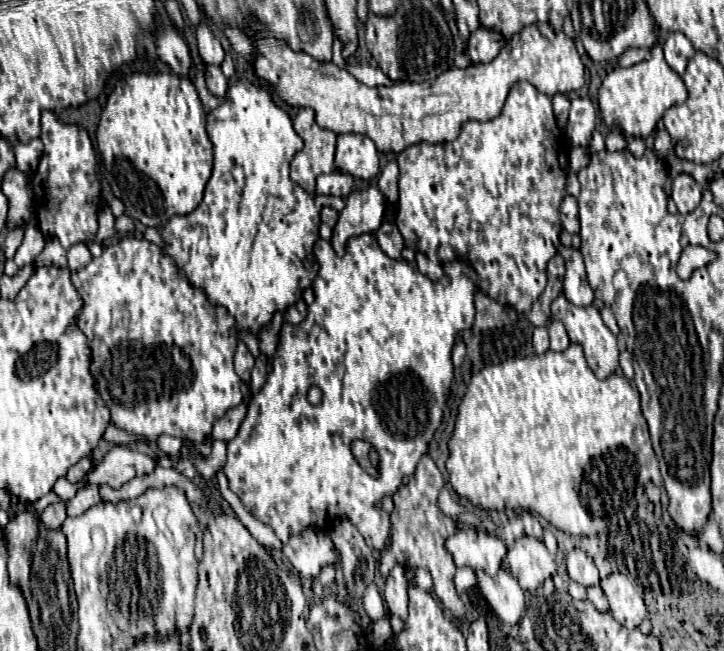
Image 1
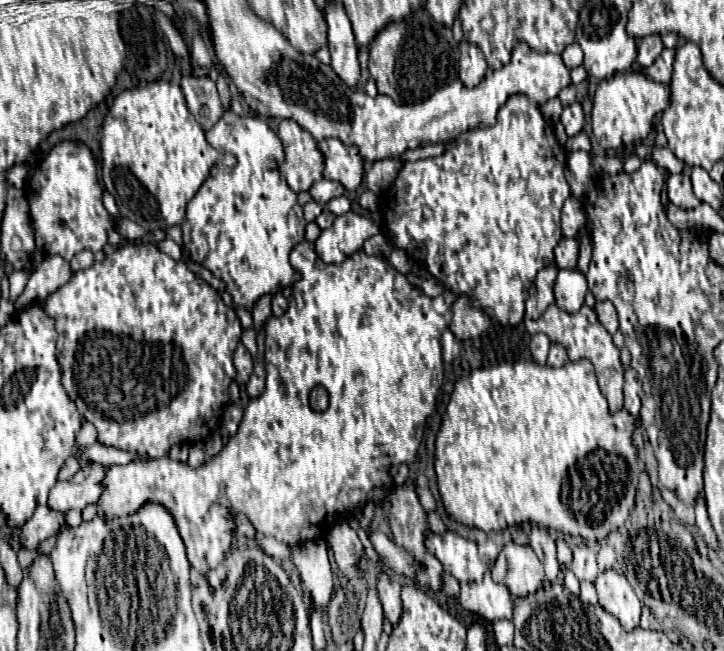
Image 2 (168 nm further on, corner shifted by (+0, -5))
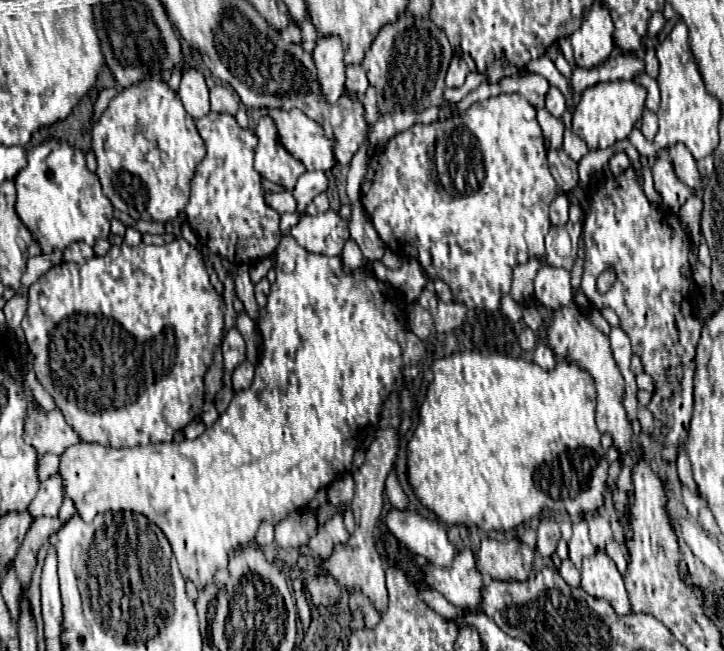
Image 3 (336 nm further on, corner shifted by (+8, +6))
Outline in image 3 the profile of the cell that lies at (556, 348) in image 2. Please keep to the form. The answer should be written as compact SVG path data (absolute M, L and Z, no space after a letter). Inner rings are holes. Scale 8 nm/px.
M538 344L534 350L534 362L542 368L542 370L552 370L554 368L554 356L552 350L546 344Z

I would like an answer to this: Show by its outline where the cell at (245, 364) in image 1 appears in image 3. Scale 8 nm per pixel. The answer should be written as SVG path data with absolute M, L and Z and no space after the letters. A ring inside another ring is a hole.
M232 328L224 342L222 342L222 354L224 354L224 368L228 372L232 372L240 362L246 360L246 346L244 346L244 338L240 336L240 332L236 328Z

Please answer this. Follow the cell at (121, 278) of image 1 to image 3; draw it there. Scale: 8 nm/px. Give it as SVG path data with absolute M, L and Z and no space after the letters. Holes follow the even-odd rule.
M176 238L164 246L138 244L130 248L126 244L116 244L110 248L106 256L94 256L92 260L86 260L80 266L72 262L62 262L50 268L46 274L42 274L28 288L28 308L22 320L22 330L26 336L28 348L34 354L34 372L36 372L38 382L54 398L66 422L78 432L78 436L84 442L98 442L98 444L112 446L112 448L138 446L138 444L150 444L150 442L172 442L178 430L182 430L186 424L190 424L194 418L202 414L204 374L208 366L212 364L214 348L224 338L224 302L222 302L222 296L210 284L200 250L188 244L184 238Z

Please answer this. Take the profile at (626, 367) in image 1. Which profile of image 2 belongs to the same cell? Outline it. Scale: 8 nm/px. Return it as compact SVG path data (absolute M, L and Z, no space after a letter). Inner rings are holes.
M628 367L624 371L624 407L636 417L638 411L641 409L641 399L640 399L640 383L638 383L638 377L636 377L636 371L632 367Z

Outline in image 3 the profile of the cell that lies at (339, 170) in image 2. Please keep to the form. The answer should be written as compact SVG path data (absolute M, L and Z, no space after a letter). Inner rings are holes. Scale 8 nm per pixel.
M266 108L268 116L276 126L278 142L300 160L306 170L332 170L336 160L332 152L332 140L322 132L322 126L310 120L302 110Z

